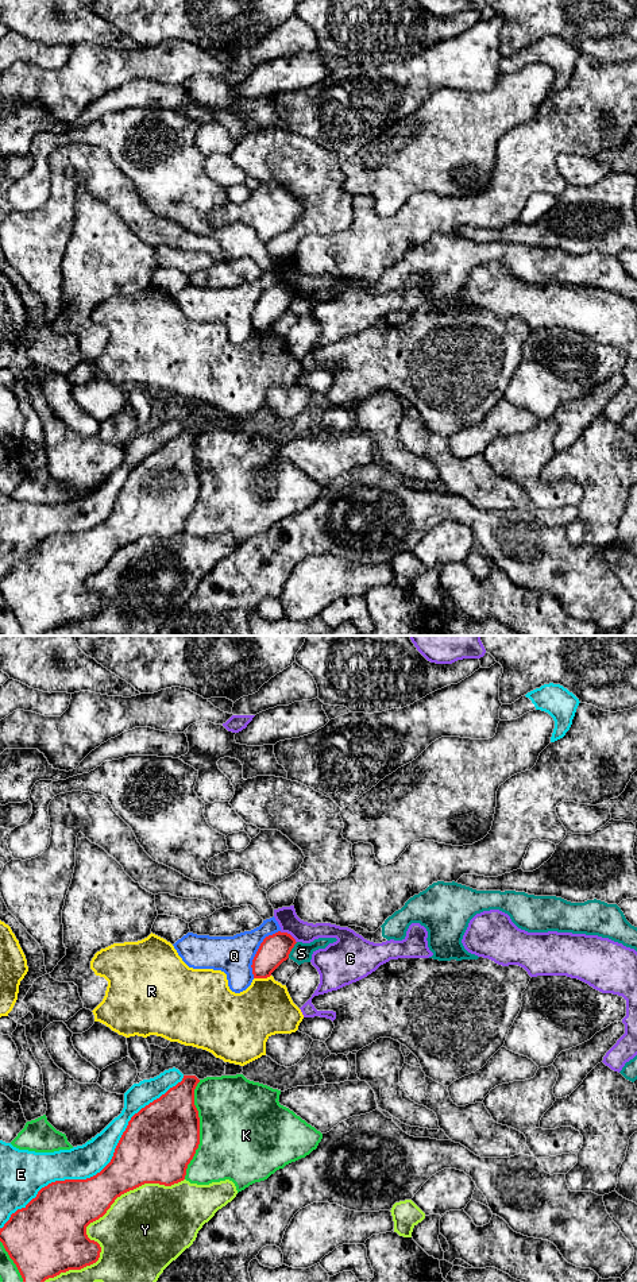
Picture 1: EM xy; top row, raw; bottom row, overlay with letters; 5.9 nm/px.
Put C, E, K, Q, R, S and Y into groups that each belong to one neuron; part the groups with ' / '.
C / E / K / Q / R / S / Y

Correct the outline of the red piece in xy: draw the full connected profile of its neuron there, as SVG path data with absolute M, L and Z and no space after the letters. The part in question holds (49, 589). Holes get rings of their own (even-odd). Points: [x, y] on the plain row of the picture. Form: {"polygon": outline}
{"polygon": "M184 428L181 435L135 466L128 474L111 514L100 525L86 532L51 534L42 540L24 560L11 567L9 572L0 580L0 594L16 617L23 636L43 636L61 625L81 622L96 615L101 599L88 590L86 579L103 569L117 549L144 536L171 538L185 532L188 517L200 497L200 470L194 457L194 441L198 435L196 428Z"}

